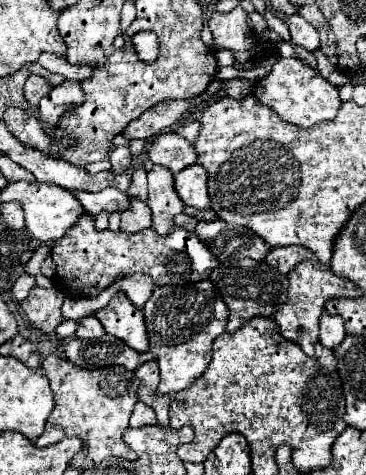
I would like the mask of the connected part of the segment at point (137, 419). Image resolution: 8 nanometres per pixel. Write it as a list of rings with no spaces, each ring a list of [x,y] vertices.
[[[137,402],[137,404],[135,404],[135,410],[133,410],[133,414],[131,414],[131,422],[129,422],[129,426],[131,426],[131,428],[141,428],[141,426],[155,424],[155,422],[157,422],[157,420],[155,420],[153,410],[151,410],[147,404]]]

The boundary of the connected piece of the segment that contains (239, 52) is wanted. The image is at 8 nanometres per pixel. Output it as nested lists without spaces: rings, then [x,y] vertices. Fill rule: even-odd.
[[[241,6],[231,12],[215,12],[207,24],[215,38],[215,46],[231,50],[237,62],[243,64],[253,56],[269,55],[260,45],[258,37],[247,28],[247,14]]]

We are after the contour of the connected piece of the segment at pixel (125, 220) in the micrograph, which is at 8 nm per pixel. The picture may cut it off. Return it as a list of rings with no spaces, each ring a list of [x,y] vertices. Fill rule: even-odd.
[[[131,200],[131,206],[121,214],[123,232],[139,232],[151,226],[151,210],[141,200]]]

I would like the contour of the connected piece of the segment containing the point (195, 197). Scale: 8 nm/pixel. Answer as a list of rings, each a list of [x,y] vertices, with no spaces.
[[[193,164],[175,176],[175,190],[185,206],[209,208],[207,172],[201,164]]]

